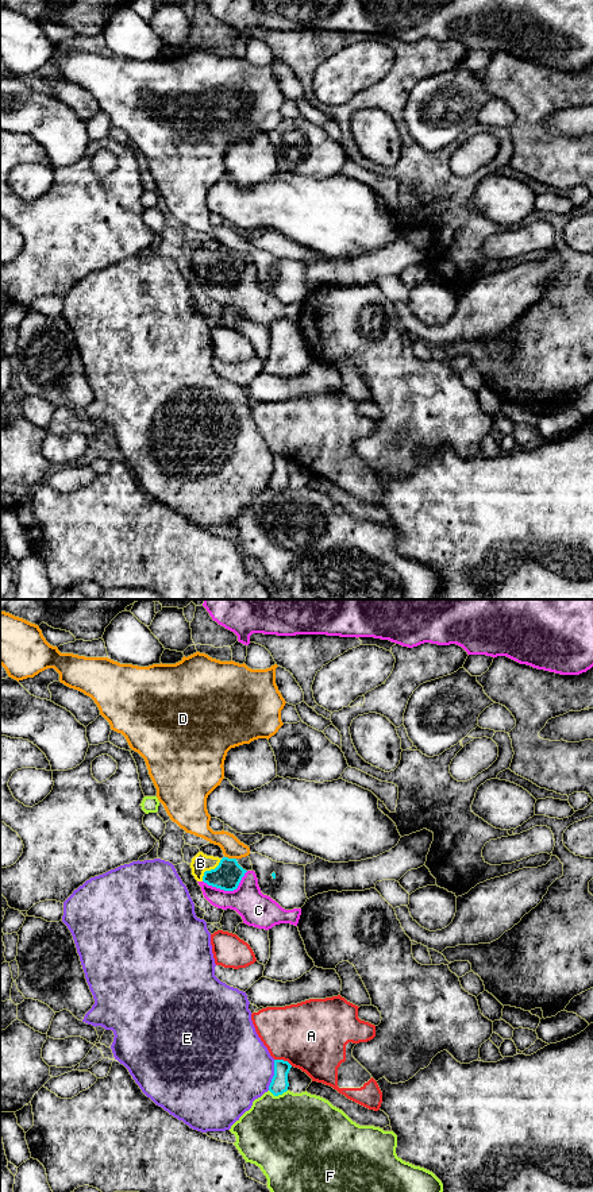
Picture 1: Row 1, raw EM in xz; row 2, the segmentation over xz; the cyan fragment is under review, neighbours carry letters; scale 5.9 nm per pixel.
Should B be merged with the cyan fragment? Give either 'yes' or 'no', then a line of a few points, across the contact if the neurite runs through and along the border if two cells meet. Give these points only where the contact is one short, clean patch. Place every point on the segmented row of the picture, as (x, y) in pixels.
yes; line xz (227, 875), (211, 870), (200, 863)

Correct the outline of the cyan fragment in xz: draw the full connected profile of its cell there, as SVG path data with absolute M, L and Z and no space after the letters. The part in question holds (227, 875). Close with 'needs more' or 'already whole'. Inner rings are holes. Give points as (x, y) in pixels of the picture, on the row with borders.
M203 852L192 859L190 868L197 882L204 882L224 891L236 890L247 872L238 864L236 859L219 859L207 856Z; needs more

